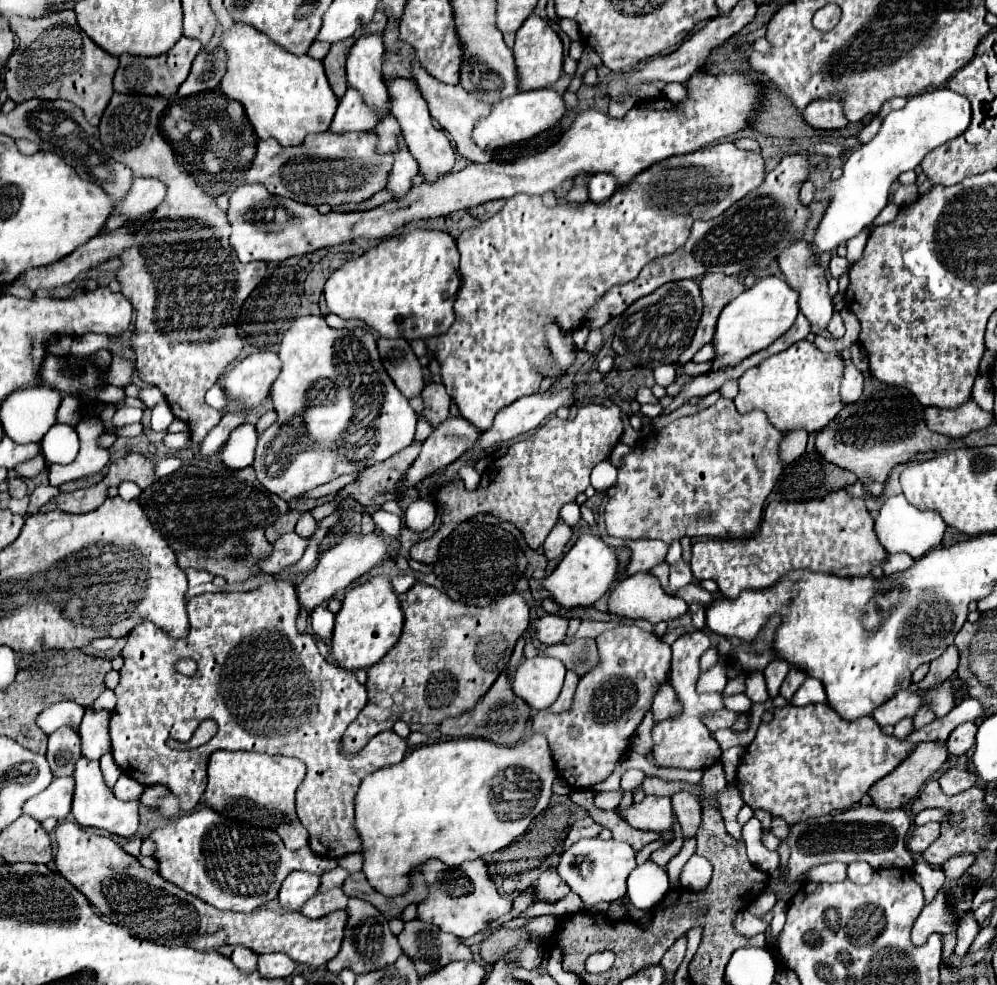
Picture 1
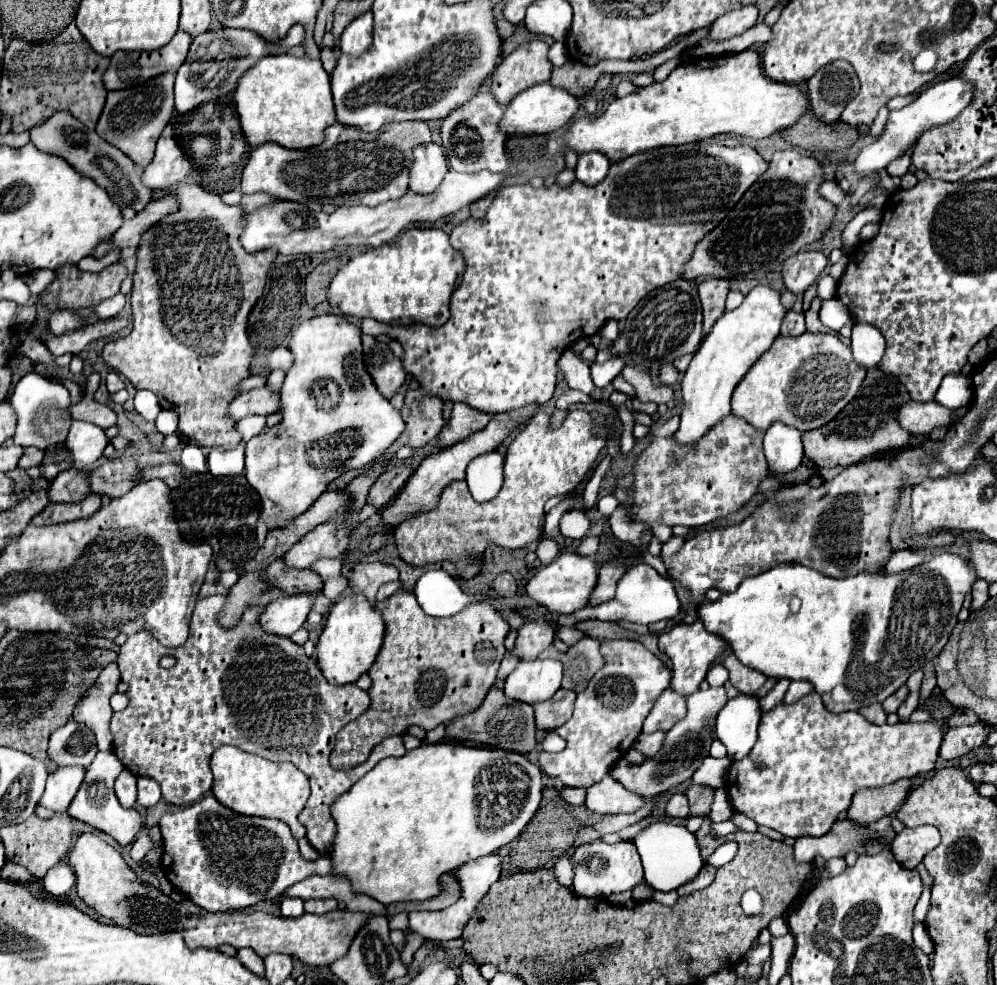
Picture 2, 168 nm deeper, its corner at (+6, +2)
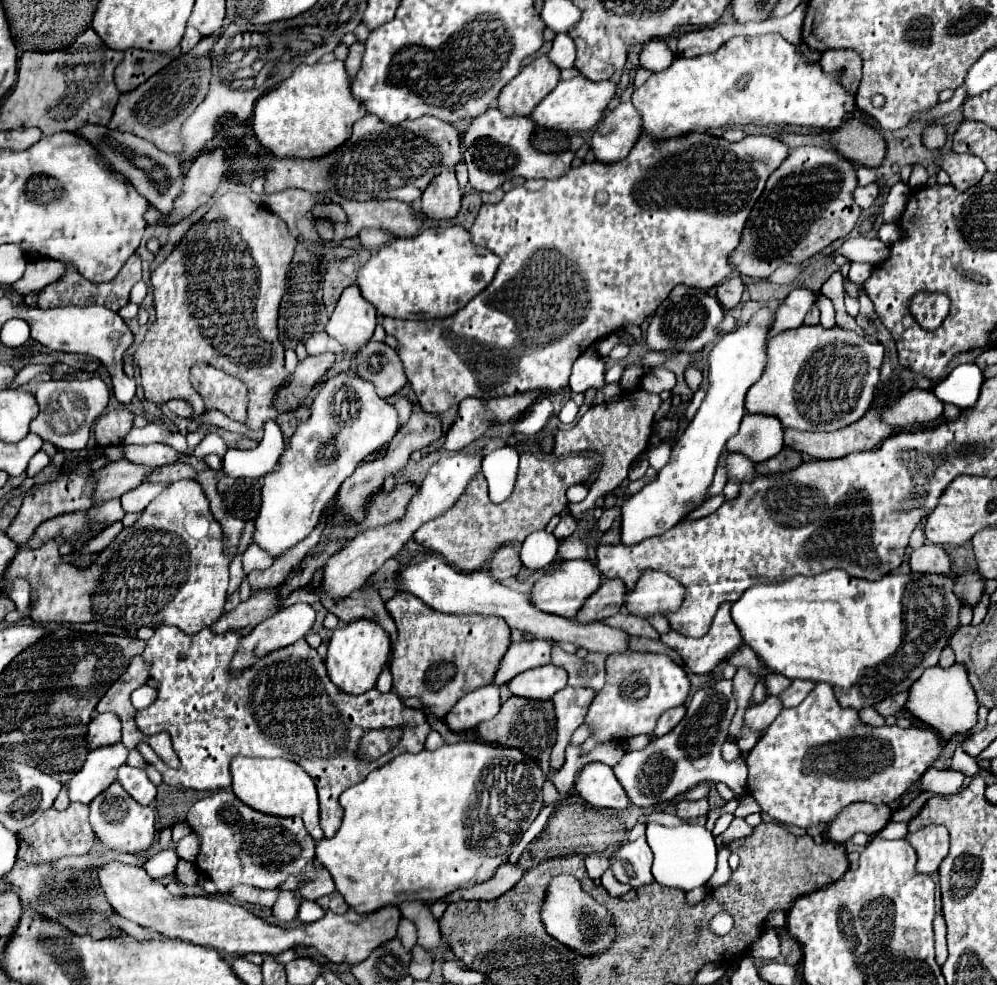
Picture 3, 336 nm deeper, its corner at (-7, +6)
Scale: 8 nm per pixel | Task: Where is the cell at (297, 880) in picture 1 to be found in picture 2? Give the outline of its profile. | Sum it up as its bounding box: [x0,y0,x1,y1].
[280,896,304,918]

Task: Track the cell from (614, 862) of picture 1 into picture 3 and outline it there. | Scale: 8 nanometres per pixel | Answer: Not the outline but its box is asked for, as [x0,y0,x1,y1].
[613,836,655,890]

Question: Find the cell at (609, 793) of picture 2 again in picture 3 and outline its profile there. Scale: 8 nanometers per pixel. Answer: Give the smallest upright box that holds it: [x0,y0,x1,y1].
[575,762,629,810]

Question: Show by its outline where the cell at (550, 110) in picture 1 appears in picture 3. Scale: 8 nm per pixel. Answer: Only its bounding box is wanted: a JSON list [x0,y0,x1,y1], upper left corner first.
[531,76,617,132]

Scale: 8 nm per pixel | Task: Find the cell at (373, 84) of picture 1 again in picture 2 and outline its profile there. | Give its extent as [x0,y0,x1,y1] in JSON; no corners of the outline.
[340,12,372,58]

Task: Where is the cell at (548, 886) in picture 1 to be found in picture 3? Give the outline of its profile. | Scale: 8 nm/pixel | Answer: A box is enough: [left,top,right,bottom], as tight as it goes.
[585,856,609,880]

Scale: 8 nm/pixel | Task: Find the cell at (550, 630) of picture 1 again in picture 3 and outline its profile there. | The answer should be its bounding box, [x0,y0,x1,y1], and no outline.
[491,640,551,684]

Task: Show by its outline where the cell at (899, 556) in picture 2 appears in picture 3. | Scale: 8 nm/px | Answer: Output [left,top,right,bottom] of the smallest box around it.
[909,542,951,576]

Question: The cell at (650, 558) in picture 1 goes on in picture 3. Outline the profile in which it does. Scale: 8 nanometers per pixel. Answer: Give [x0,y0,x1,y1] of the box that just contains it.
[575,578,627,624]

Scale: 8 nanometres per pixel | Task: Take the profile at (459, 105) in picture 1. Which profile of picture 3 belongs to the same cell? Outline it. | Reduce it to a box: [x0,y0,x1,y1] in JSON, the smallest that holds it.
[463,108,573,192]

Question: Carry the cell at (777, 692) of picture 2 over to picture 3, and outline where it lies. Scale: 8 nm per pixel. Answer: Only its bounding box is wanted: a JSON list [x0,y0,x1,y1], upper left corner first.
[743,696,781,732]

